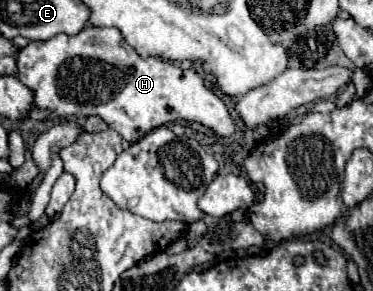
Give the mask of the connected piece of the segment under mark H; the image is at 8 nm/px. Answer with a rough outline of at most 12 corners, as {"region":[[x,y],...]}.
{"region":[[118,28],[30,42],[18,80],[52,118],[98,114],[124,140],[234,120],[198,76]]}

